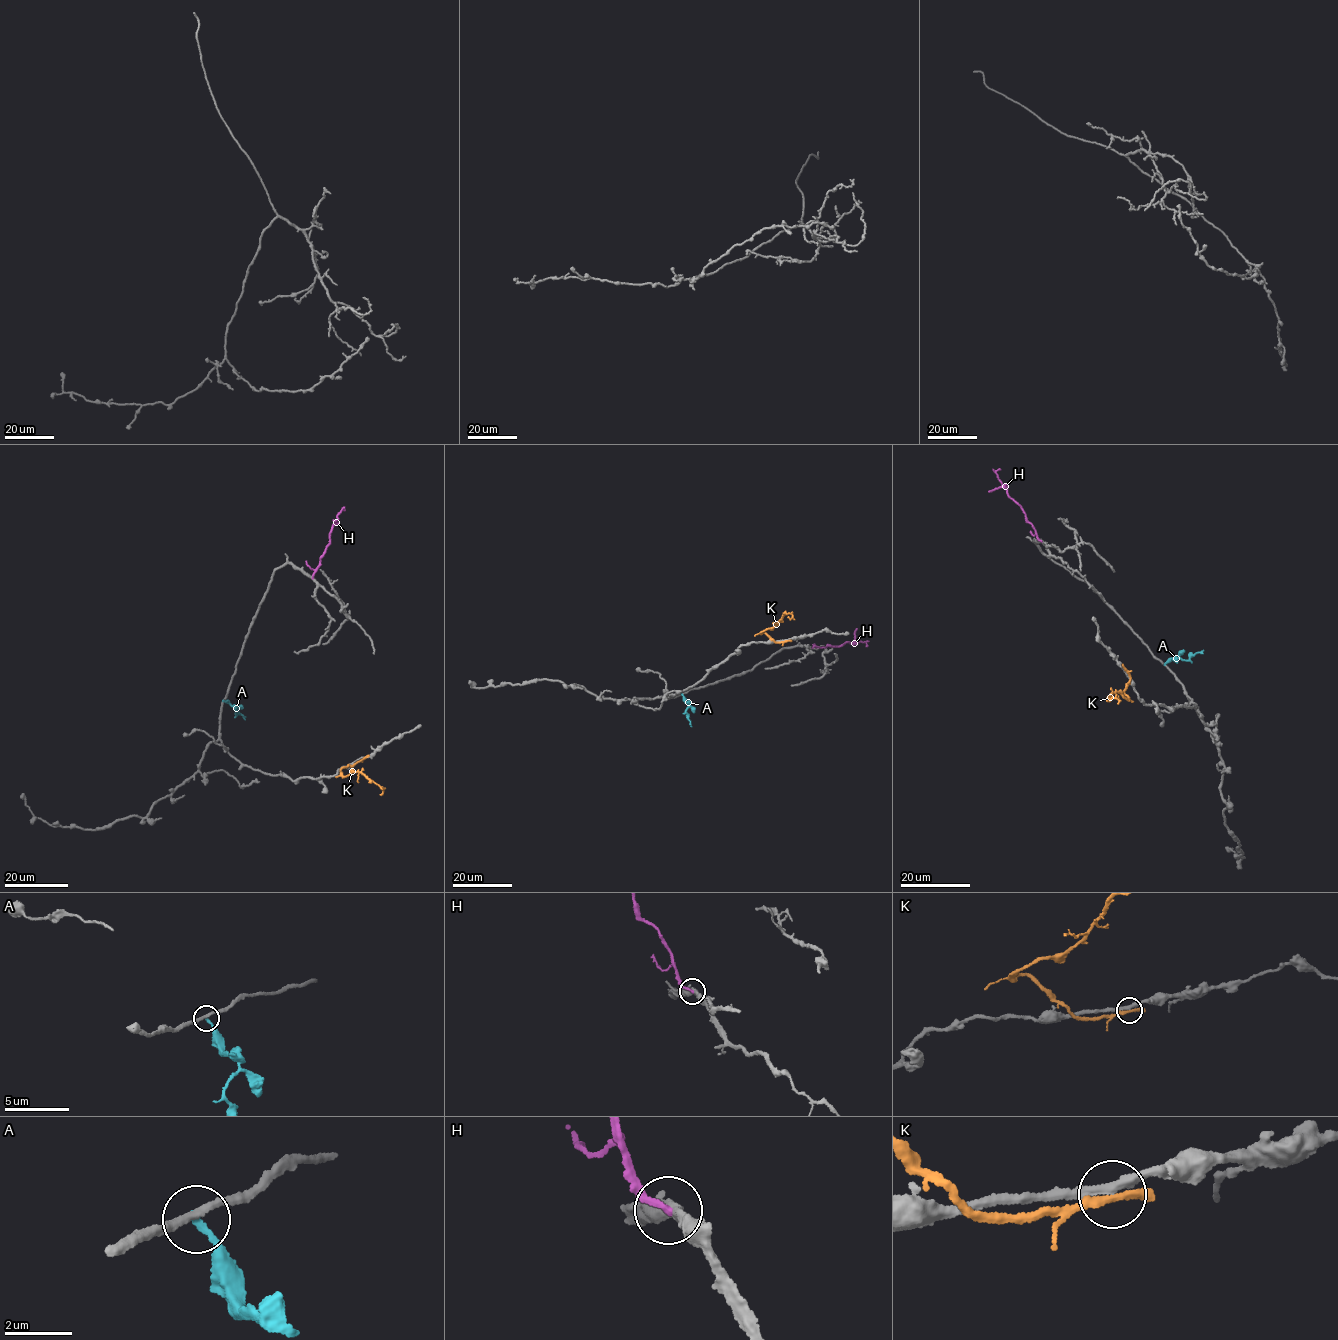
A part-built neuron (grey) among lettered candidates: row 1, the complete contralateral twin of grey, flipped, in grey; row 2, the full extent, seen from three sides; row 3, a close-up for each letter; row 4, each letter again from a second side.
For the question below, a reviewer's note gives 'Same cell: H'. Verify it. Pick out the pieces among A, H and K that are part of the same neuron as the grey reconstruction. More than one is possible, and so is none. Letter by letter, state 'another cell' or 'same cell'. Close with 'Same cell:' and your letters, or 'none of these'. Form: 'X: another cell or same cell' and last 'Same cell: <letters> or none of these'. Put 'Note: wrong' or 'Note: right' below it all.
A: another cell
H: same cell
K: another cell
Same cell: H
Note: right

